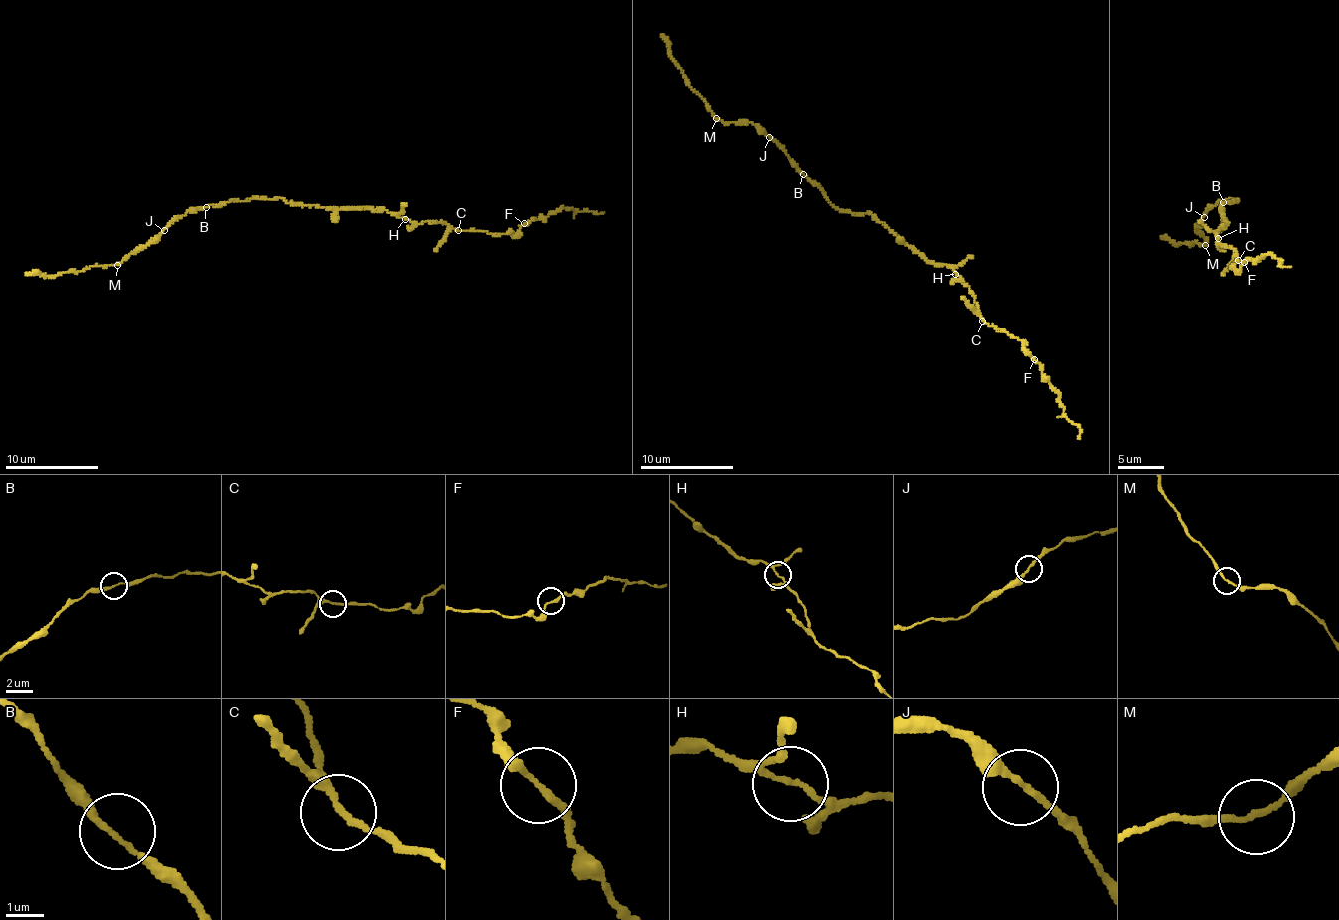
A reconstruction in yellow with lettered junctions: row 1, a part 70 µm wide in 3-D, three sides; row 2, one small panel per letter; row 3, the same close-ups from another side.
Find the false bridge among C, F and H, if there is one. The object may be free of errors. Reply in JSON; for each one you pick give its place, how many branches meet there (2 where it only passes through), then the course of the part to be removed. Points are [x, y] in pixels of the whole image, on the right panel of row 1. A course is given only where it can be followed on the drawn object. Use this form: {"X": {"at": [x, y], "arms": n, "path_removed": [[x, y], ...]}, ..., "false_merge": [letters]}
{"false_merge": []}

